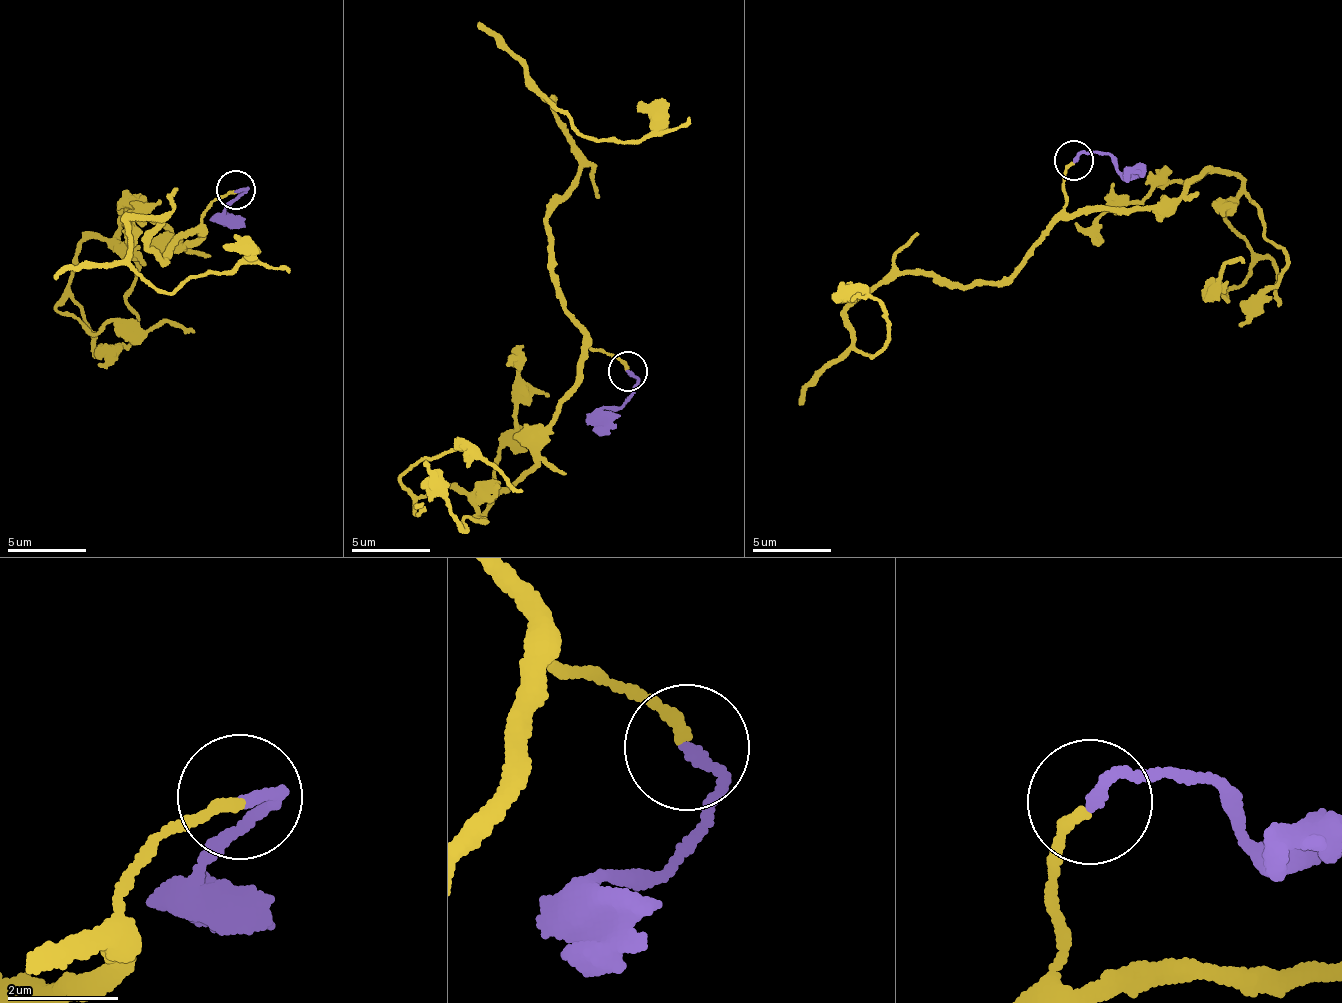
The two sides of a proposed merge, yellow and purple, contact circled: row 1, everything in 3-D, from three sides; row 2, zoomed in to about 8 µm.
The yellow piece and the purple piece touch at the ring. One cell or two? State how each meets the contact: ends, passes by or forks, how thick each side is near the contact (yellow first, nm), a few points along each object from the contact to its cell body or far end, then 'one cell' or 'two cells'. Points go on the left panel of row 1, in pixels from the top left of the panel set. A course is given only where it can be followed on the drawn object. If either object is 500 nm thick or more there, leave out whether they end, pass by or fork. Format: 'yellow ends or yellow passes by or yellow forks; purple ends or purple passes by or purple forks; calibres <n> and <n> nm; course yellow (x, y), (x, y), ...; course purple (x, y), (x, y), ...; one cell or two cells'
yellow ends; purple ends; calibres 200 and 200 nm; course yellow (233, 193), (185, 250), (139, 212), (121, 217), (82, 244), (56, 307), (94, 333), (130, 319), (193, 331); course purple (237, 189), (248, 190), (237, 196), (225, 216), (239, 220); one cell

